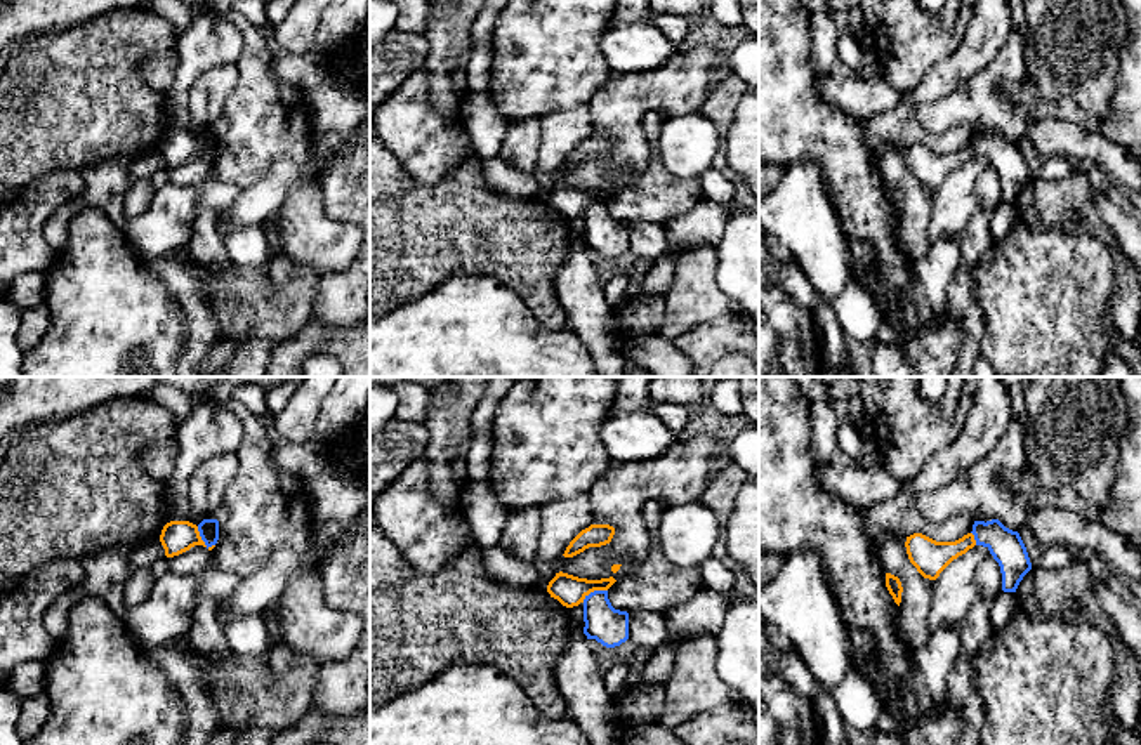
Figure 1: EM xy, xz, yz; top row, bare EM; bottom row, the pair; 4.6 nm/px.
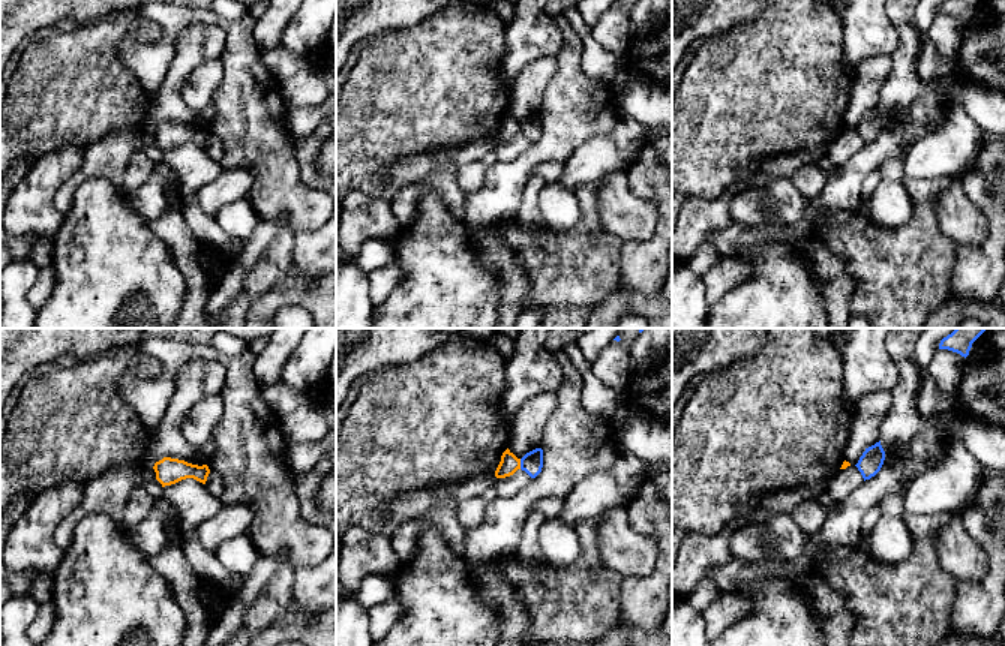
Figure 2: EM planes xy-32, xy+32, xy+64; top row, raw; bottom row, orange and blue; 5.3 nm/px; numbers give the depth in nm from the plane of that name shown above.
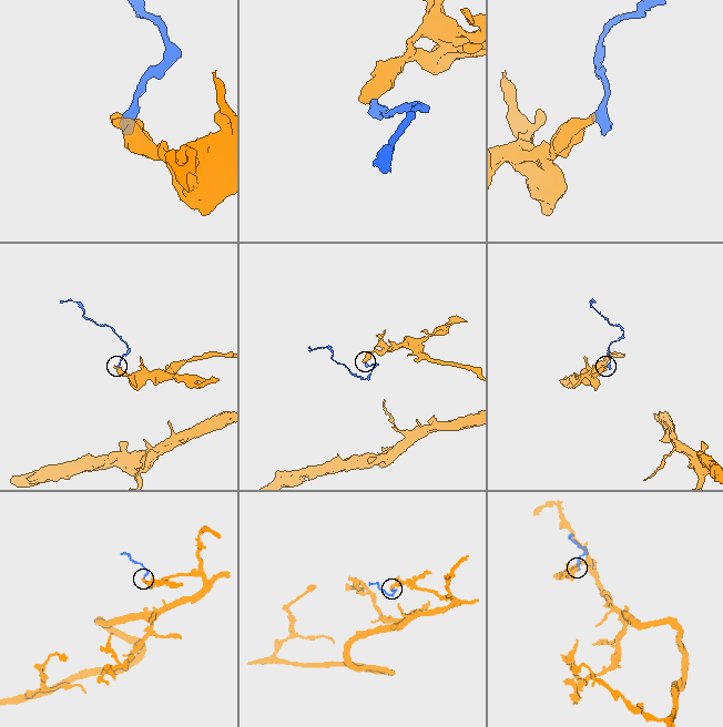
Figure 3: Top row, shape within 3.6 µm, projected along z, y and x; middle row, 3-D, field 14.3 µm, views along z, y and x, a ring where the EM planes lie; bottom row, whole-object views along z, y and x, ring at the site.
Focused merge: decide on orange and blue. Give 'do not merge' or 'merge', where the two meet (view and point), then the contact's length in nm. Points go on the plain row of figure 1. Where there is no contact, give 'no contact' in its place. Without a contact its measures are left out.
do not merge; meets orange in xy at (202, 151); contact 130 nm long

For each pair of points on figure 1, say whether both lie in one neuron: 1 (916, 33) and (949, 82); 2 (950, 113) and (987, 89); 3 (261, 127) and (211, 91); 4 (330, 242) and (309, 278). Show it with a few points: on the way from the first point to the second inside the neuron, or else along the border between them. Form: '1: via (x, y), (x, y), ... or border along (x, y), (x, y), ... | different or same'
1: border along (962, 33), (909, 92) | different
2: via (959, 106), (978, 98) | same
3: border along (237, 65), (237, 85), (217, 129) | different
4: border along (301, 264), (308, 264), (320, 273) | different

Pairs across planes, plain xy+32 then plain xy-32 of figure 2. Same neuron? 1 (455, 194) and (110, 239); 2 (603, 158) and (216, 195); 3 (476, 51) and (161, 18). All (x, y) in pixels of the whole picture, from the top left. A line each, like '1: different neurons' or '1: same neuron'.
1: different neurons
2: same neuron
3: different neurons

